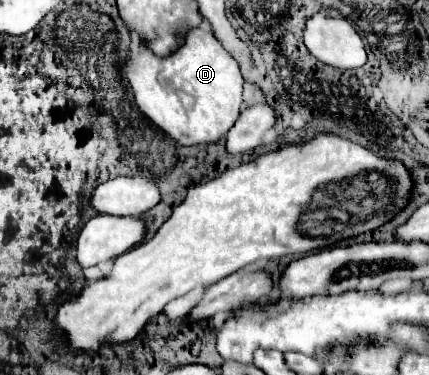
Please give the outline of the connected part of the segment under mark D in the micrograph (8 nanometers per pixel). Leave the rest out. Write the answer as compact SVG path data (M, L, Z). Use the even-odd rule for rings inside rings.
M190 28L182 46L170 56L154 54L142 40L134 42L122 62L140 112L182 146L220 140L236 122L242 104L242 74L236 60L210 30Z

